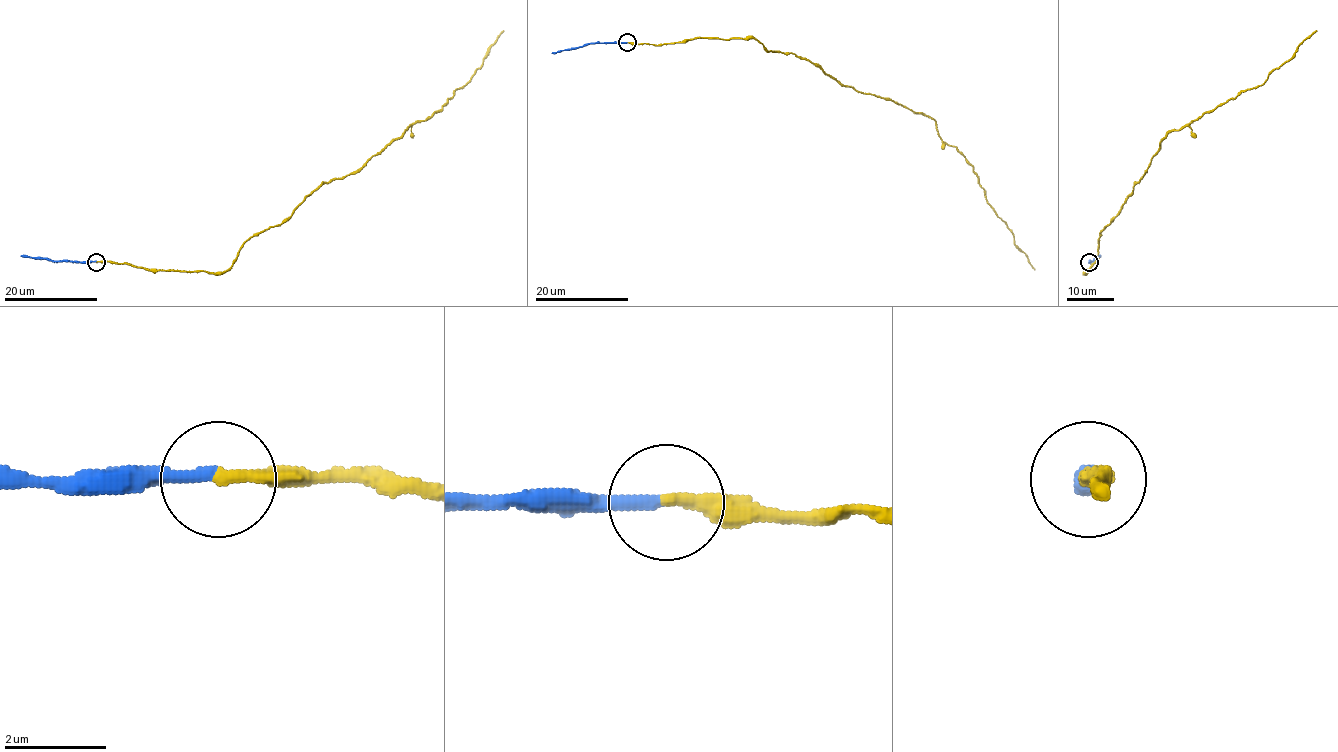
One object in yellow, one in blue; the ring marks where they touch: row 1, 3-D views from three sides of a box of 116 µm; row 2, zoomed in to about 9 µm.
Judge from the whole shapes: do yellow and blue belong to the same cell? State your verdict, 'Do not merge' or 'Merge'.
Merge

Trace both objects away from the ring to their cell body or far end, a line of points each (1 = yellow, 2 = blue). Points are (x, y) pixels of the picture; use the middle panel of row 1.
1: (627, 43), (756, 38), (837, 83), (929, 115), (1034, 270)
2: (627, 43), (587, 43), (552, 53)

